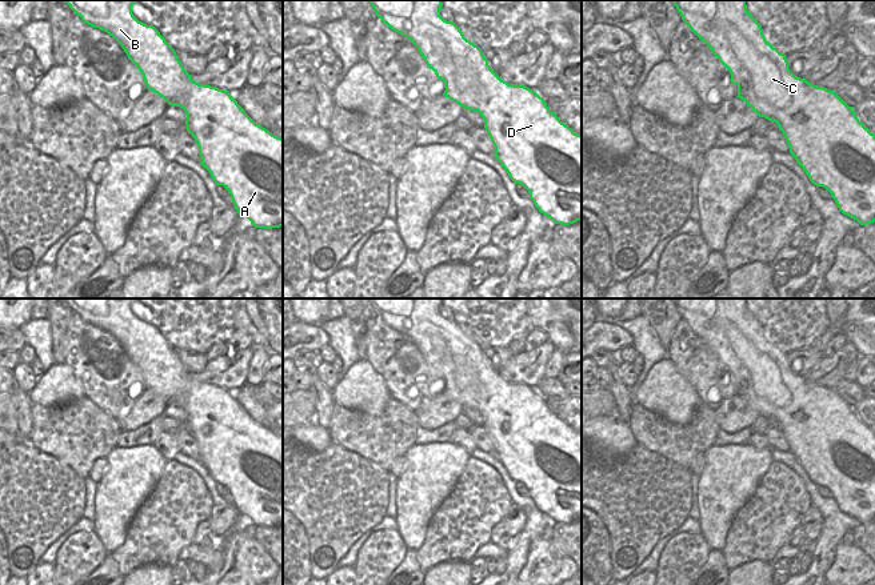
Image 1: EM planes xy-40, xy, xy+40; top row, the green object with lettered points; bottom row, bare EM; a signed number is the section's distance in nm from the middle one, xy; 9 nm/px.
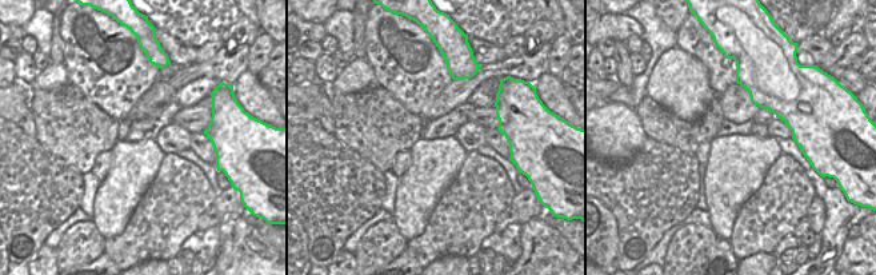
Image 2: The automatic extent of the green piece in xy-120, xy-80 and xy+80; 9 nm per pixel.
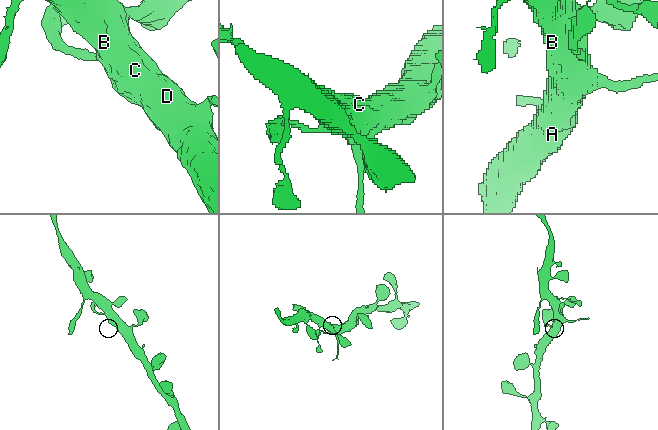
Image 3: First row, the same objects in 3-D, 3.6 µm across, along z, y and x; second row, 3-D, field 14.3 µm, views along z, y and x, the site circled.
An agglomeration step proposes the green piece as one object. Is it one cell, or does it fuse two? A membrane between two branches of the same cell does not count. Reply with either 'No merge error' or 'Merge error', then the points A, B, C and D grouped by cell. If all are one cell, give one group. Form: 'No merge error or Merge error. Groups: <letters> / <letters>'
No merge error. Groups: A B C D

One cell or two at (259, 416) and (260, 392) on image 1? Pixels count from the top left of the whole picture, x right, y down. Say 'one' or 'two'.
two

